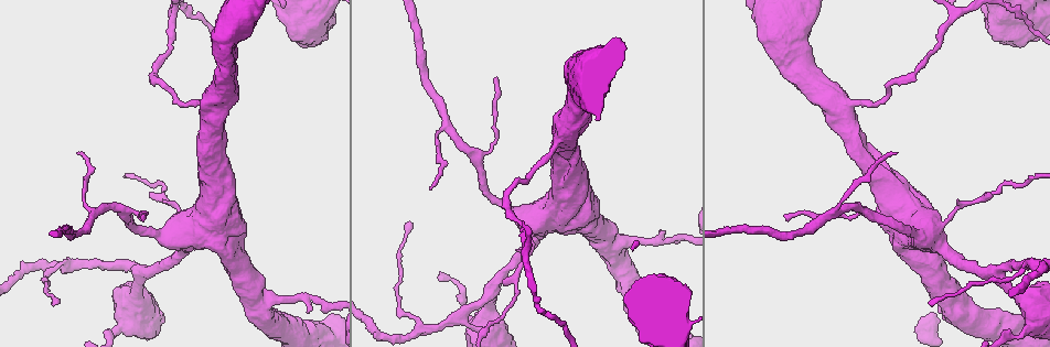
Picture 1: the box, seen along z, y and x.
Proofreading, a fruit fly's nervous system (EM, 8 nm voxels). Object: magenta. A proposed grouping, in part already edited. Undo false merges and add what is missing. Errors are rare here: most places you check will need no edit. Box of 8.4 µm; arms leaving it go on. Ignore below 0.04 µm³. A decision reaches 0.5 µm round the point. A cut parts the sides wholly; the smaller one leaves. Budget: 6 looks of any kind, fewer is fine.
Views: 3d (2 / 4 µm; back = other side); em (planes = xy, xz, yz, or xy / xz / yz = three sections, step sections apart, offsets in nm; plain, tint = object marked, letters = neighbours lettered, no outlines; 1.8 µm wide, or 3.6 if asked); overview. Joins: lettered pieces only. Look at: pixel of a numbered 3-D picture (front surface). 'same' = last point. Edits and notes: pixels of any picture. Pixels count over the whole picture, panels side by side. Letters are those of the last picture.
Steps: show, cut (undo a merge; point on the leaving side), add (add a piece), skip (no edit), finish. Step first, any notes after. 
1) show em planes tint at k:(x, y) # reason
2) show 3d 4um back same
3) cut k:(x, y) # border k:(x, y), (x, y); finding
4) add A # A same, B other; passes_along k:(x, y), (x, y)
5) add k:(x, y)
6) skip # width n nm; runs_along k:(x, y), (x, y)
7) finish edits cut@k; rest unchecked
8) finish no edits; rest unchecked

show 3d 2um at 1:(495, 80) # tapers out

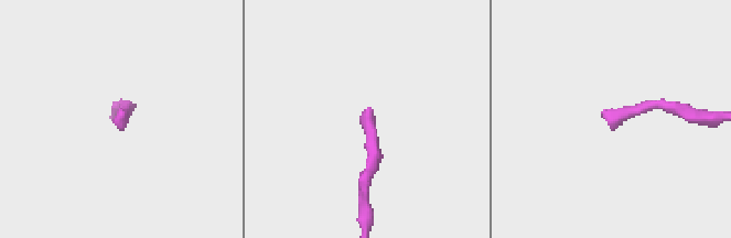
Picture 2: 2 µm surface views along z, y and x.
show em planes letters at 2:(611, 129)

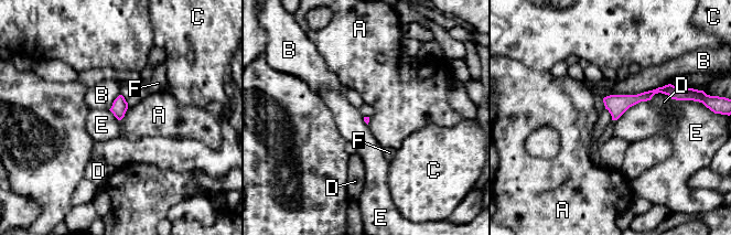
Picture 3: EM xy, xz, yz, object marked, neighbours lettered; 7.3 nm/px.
skip # A other, B other, C other, D other, E other, F other; runs_along 3:(675, 95), (655, 91), (606, 103); no lettered piece goes on from it

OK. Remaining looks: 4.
show em planes letters at 1:(310, 39) # closes a loop

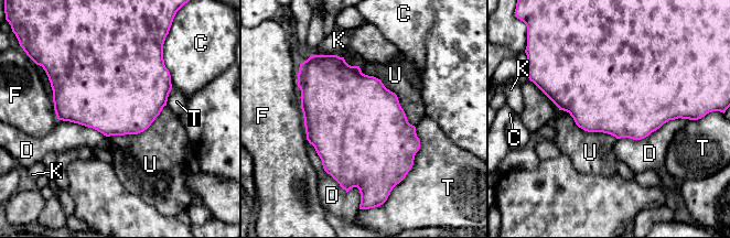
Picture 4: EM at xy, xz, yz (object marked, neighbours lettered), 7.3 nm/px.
skip # width 600 nm; C other, D other, F other, K other, T other, U other; all the same neuron

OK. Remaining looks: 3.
show 3d 4um at 1:(493, 292) # sudden change in width

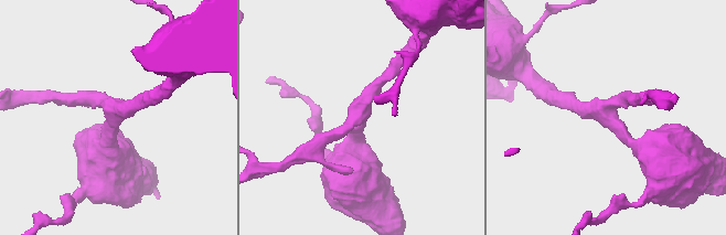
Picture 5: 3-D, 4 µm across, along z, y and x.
show em planes plain at 5:(607, 108) # now the EM

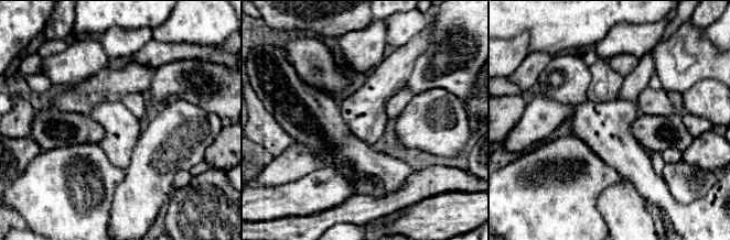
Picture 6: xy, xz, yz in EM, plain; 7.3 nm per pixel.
show em planes letters same

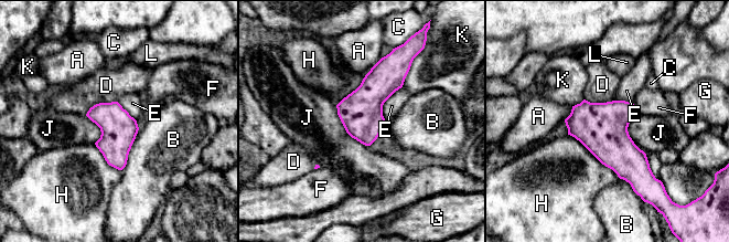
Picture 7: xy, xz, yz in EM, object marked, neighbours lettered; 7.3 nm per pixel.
skip # A other, B other, C other, D other, E other, F other, G other, H other, J other, K other, L other; arms 3; arm_widths 220, 220, 220 nm; continuous, no second neuron

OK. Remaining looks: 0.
finish no edits; rest unchecked

